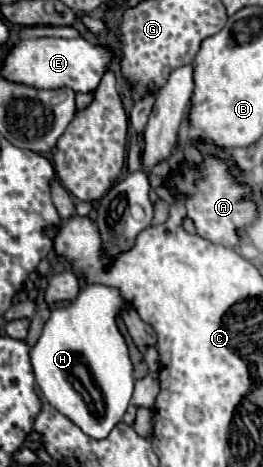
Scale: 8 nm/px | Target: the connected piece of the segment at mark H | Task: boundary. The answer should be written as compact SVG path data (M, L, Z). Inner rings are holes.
M90 283L72 303L52 311L38 343L30 349L30 363L44 401L92 439L106 439L122 421L134 391L128 343L116 323L124 307L116 287Z

